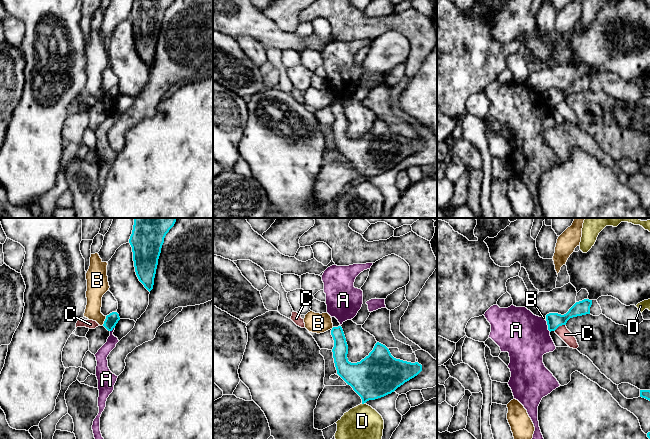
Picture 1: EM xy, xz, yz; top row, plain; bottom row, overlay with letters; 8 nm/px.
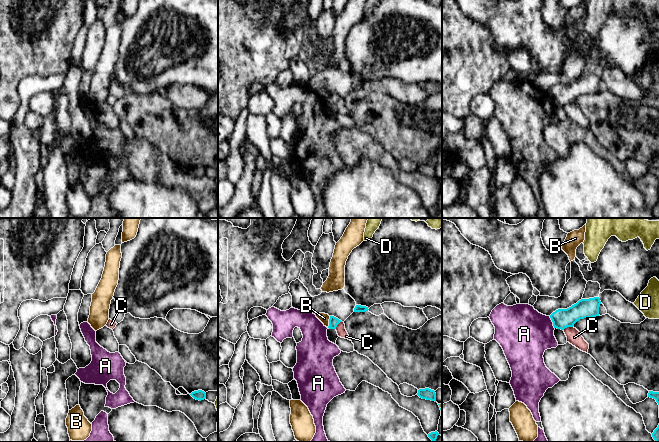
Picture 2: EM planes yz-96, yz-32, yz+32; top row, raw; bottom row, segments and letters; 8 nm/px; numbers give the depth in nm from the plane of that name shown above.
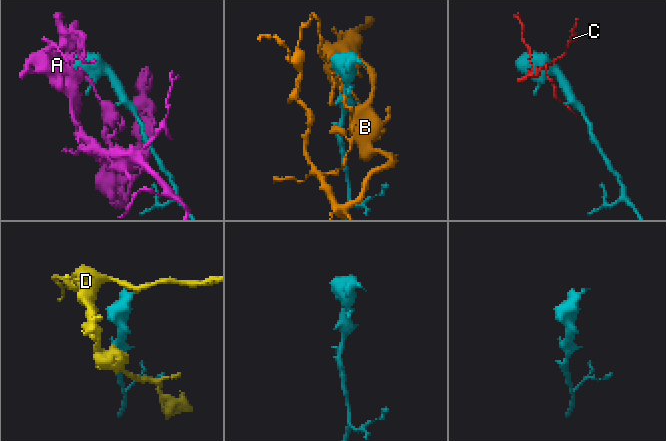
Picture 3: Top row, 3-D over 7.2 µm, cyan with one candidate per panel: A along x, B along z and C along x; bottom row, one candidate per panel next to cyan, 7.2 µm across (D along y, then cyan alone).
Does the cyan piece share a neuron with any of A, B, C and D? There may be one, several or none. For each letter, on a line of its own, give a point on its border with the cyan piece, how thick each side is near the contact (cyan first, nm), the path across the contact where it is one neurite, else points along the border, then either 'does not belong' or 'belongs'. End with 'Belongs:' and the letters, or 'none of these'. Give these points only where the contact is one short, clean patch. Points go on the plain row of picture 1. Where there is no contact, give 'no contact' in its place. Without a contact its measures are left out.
A: yz (548, 102) | 120/380 nm | does not belong
B: xy (104, 97) | 100/140 nm | does not belong
C: yz (559, 101) | 120/90 nm | along yz (565, 100), (559, 101), (554, 106) | does not belong
D: xz (363, 179) | 340/360 nm | does not belong
Belongs: none of these

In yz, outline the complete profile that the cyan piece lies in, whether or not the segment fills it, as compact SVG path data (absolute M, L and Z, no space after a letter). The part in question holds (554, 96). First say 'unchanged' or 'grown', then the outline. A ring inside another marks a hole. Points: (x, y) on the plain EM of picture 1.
unchanged; M584 75L582 77L576 78L564 91L558 89L547 90L546 97L548 106L550 108L555 107L559 102L566 101L570 94L590 90L591 81L592 76Z

